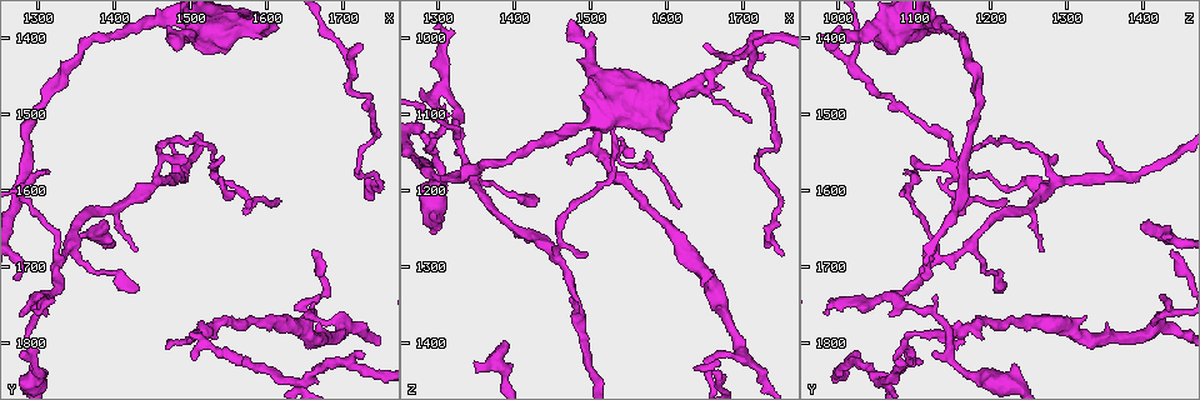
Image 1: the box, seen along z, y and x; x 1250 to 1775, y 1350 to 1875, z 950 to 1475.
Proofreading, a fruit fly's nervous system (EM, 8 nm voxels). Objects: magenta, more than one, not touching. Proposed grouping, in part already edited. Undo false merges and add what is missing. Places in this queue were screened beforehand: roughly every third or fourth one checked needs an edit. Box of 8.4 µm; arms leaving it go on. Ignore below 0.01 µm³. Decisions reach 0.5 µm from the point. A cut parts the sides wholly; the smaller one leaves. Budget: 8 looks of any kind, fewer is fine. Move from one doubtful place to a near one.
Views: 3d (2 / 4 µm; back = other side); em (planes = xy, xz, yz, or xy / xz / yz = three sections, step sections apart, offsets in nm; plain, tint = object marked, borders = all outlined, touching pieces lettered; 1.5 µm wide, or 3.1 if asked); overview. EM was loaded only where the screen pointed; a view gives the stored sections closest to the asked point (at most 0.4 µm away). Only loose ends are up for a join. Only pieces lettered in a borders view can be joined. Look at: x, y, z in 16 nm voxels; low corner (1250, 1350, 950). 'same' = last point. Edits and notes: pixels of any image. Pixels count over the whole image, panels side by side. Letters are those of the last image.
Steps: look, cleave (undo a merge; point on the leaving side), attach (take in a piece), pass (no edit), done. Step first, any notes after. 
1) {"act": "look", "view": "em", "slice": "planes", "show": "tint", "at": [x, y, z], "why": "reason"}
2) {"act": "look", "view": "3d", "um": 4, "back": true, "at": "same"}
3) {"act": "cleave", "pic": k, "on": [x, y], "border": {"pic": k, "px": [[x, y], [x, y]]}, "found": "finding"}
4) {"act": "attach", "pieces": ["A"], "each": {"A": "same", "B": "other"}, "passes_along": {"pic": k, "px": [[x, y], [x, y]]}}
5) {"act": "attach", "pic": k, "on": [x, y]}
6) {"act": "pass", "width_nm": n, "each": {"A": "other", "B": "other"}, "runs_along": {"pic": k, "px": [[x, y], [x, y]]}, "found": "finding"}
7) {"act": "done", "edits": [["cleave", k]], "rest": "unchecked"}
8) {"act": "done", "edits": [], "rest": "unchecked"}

{"act": "look", "view": "em", "slice": "planes", "show": "plain", "at": [1730, 1410, 990], "why": "thin end"}

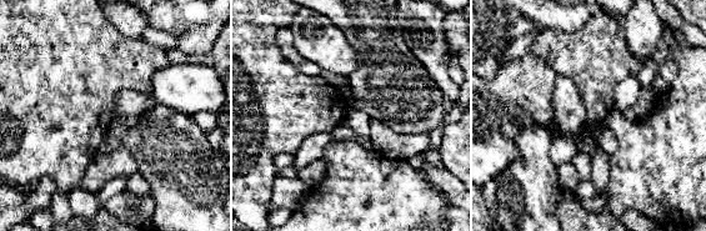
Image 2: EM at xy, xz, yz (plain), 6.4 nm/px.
{"act": "look", "view": "em", "slice": "planes", "show": "borders", "at": "same", "why": "see the neighbours"}

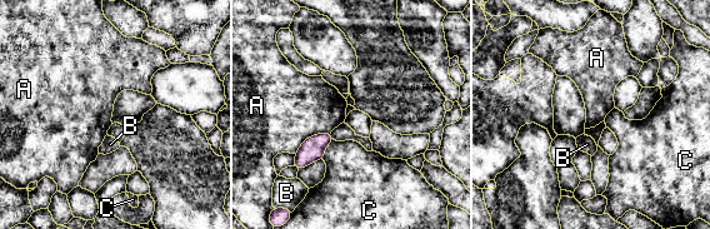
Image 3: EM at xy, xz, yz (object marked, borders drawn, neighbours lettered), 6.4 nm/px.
{"act": "pass", "each": {"A": "other", "B": "other", "C": "other"}, "border": {"pic": 3, "px": [[335, 140], [325, 148], [321, 159]]}, "found": "none of them fits"}

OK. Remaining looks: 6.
{"act": "look", "view": "em", "slice": "planes", "show": "tint", "at": [1505, 1790, 1100], "why": "abrupt turn"}

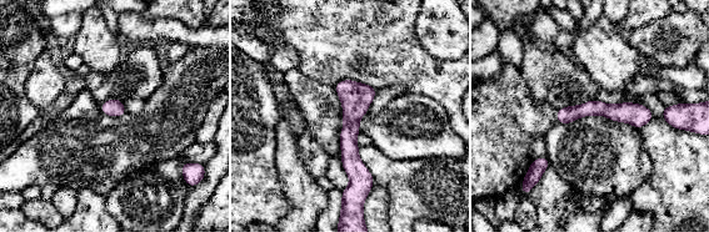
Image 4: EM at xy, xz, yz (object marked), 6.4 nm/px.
{"act": "look", "view": "em", "slice": "planes", "show": "borders", "at": "same"}

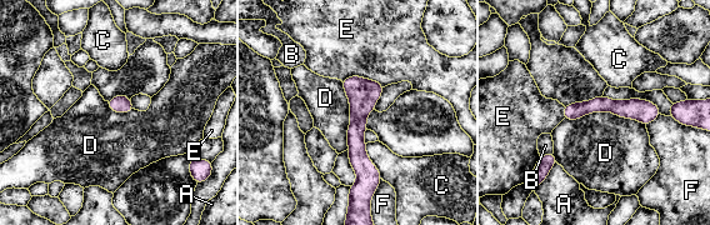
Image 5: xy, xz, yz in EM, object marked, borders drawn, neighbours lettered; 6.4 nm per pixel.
{"act": "pass", "width_nm": 110, "longest_contact_nm": ["D", 550], "each": {"A": "other", "B": "other", "C": "other", "D": "other", "E": "other", "F": "other"}, "found": "all the same cell"}

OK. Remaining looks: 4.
{"act": "look", "view": "em", "slice": "planes", "show": "borders", "at": [1295, 1760, 985], "why": "tapers out"}

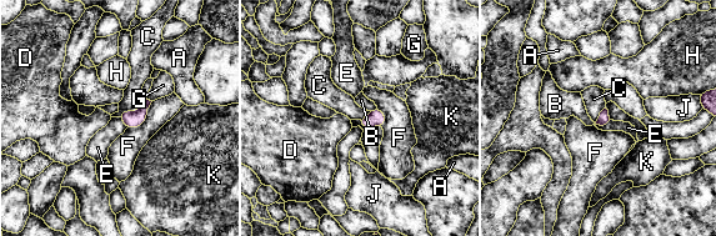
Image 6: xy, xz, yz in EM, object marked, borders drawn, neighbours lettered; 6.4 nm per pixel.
{"act": "attach", "pieces": ["G"], "each": {"A": "other", "B": "other", "C": "other", "D": "other", "E": "other", "F": "other", "G": "same", "H": "other", "J": "other", "K": "other"}, "passes_along": {"pic": 6, "px": [[131, 120], [146, 99], [163, 85]]}, "found": "the cell continues"}

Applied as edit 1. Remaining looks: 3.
{"act": "done", "edits": [["attach", 6]], "rest": "unchecked"}

